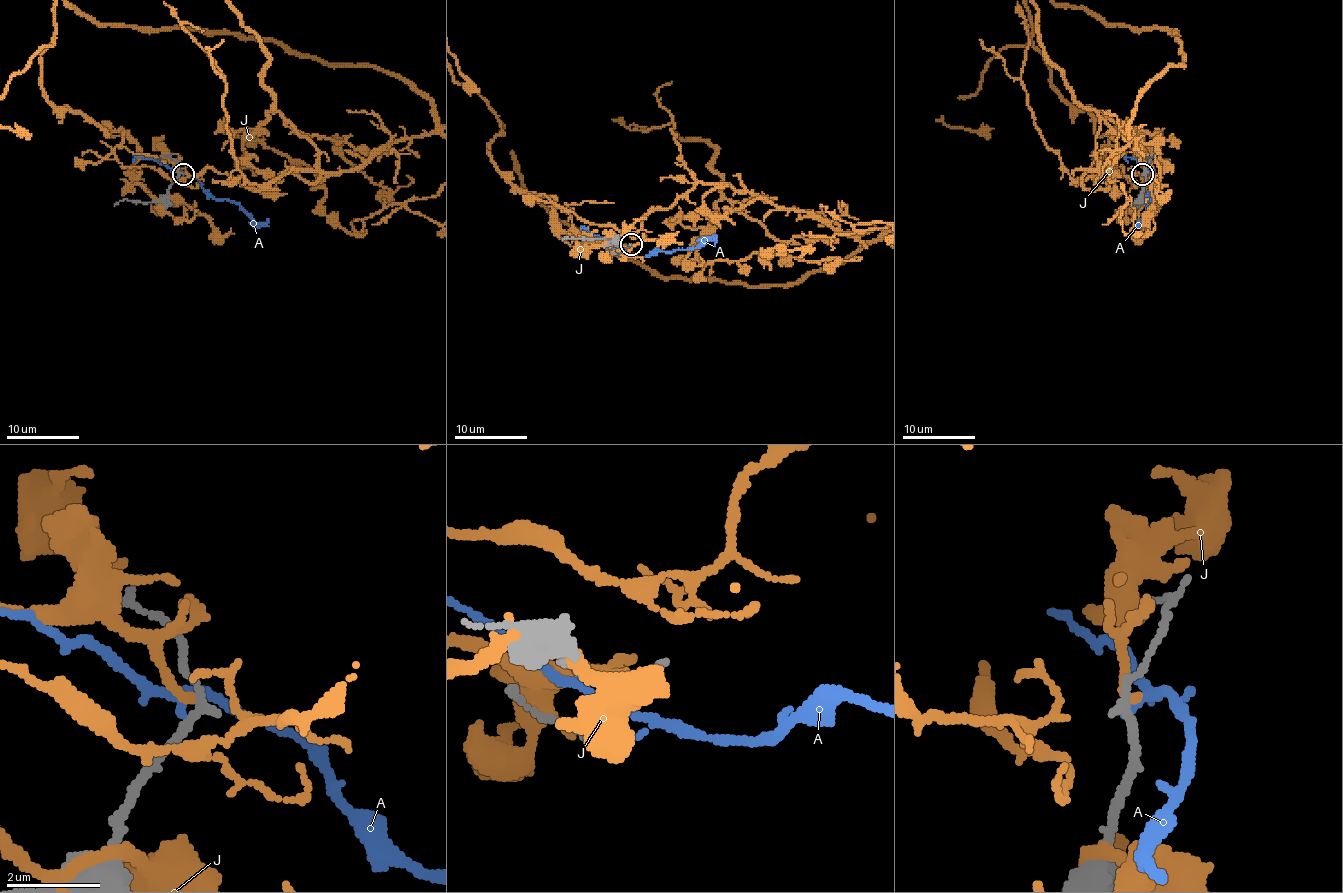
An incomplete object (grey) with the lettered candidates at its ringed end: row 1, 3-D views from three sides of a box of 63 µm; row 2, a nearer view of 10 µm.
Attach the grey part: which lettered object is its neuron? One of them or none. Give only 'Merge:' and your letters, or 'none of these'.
Merge: none of these

